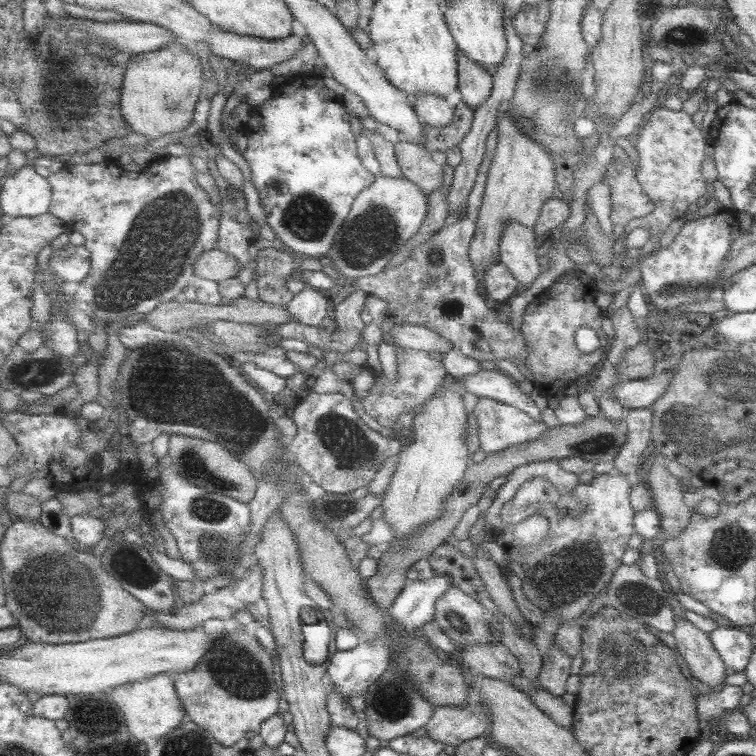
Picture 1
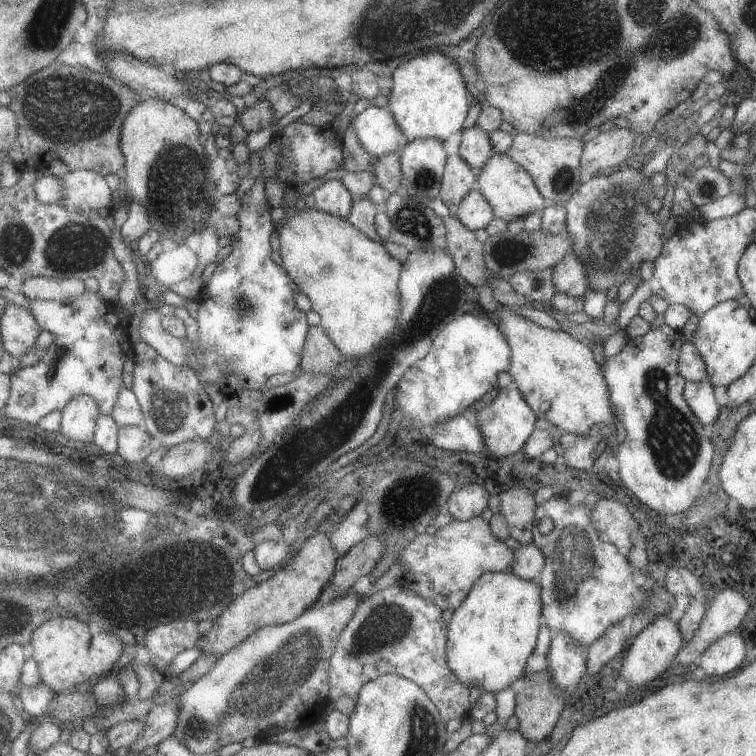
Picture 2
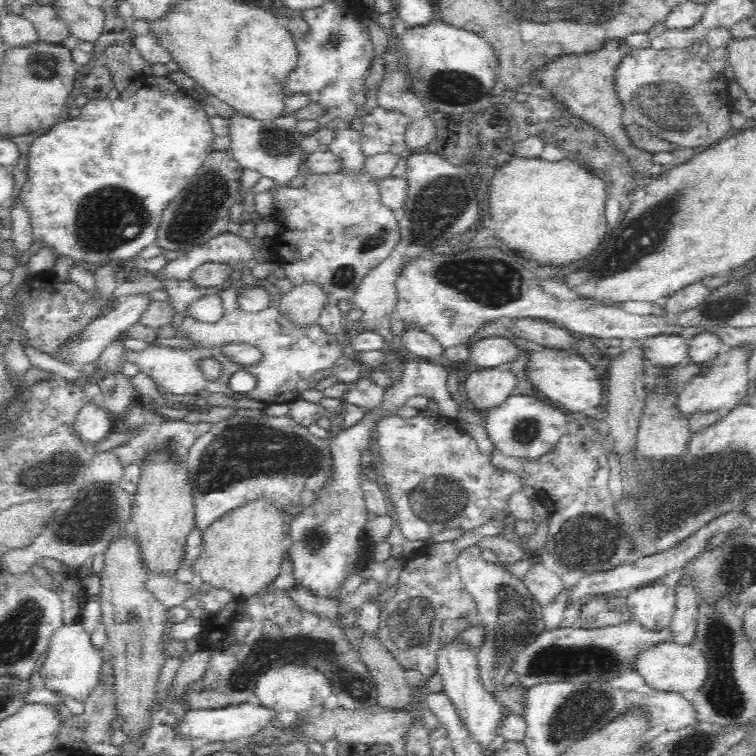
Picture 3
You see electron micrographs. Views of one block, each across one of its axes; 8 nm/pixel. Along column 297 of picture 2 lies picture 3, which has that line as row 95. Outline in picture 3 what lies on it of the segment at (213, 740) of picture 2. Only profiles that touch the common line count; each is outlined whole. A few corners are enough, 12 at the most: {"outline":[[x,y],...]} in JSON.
{"outline":[[726,48],[632,50],[626,126],[686,150],[732,134]]}

